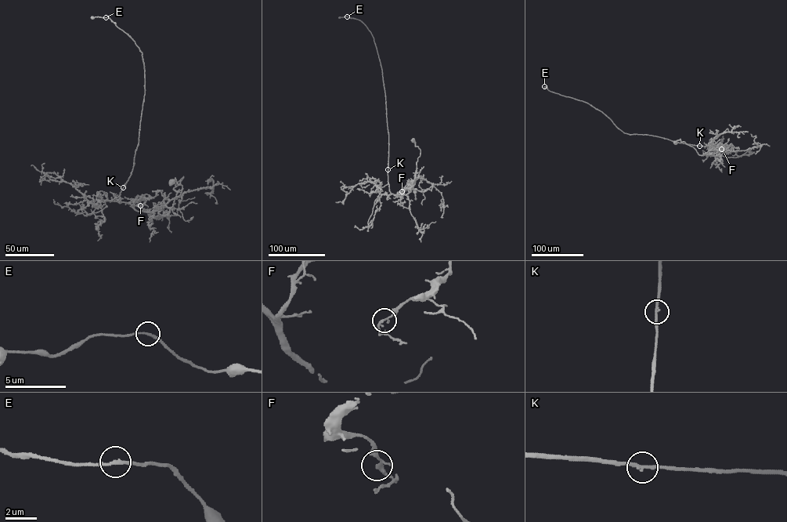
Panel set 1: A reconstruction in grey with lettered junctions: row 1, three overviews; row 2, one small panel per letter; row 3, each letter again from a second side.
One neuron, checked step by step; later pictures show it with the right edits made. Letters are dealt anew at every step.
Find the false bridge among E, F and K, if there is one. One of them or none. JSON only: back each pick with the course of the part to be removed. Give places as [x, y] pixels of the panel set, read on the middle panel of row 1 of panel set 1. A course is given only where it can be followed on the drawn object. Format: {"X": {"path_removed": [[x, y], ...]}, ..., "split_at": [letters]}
{"split_at": []}

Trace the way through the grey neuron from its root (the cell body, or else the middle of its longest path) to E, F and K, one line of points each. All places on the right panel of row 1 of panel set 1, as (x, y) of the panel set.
E: (675, 142), (684, 142), (700, 155), (725, 151), (651, 135), (625, 133), (588, 103), (544, 86)
F: (675, 142), (678, 139), (684, 142), (702, 155), (720, 150), (725, 152), (720, 145), (721, 149)
K: (675, 142), (678, 139), (684, 142), (700, 155), (725, 151), (723, 149), (715, 150), (699, 146)

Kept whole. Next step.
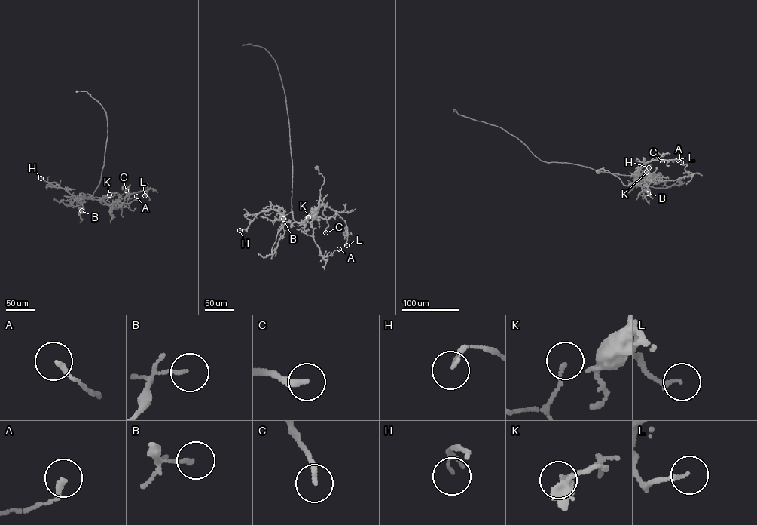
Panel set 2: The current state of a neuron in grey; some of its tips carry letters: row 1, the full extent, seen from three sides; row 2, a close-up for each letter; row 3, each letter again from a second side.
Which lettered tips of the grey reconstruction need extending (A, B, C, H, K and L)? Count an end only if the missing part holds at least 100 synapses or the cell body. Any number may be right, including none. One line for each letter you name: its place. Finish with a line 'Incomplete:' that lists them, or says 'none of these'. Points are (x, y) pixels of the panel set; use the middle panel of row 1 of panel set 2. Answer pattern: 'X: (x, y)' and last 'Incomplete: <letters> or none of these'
Incomplete: none of these

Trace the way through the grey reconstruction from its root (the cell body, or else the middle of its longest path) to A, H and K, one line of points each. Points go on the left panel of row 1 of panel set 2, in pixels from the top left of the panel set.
A: (123, 187), (125, 186), (129, 191), (121, 207), (109, 204), (110, 208), (125, 207), (128, 198), (136, 196)
H: (123, 187), (129, 192), (119, 207), (92, 198), (77, 201), (63, 188), (53, 186), (41, 178)
K: (123, 187), (125, 186), (129, 191), (121, 207), (114, 204), (102, 204), (101, 199), (109, 194)

